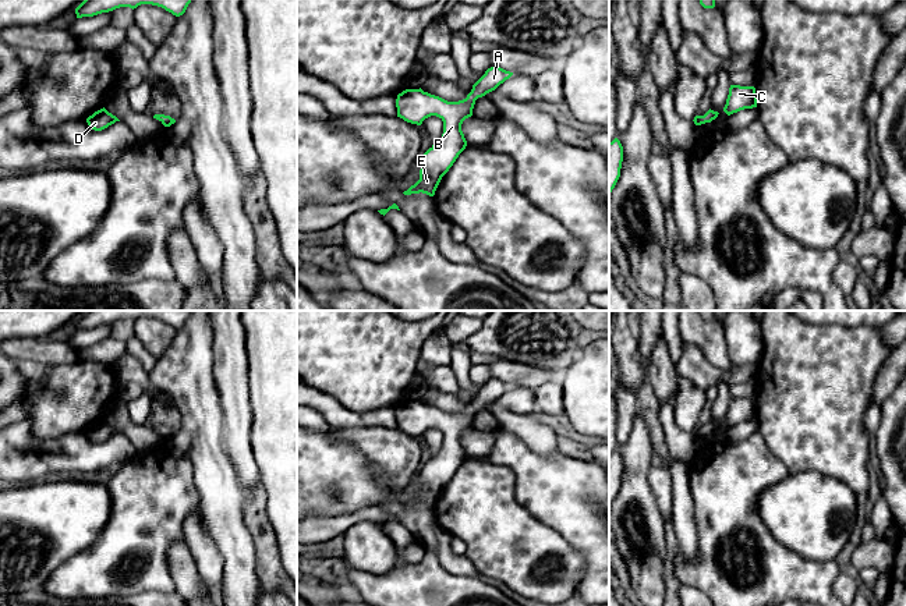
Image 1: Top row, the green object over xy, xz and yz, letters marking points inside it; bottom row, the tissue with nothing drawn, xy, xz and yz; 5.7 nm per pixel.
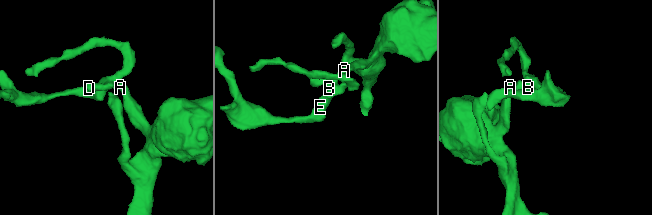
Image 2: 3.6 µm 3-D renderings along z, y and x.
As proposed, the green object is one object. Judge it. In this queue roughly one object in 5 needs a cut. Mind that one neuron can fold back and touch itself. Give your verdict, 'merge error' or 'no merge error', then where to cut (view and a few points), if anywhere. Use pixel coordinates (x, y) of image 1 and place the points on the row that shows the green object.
no merge error; no cut

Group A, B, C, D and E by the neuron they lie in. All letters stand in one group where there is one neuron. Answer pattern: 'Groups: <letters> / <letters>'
Groups: A B C D E

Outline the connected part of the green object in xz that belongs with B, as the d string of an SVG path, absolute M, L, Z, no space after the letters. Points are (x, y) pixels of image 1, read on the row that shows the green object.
M491 67L473 85L467 98L459 102L447 102L439 96L424 92L421 88L406 89L397 95L397 117L404 121L421 125L422 121L431 116L436 116L443 121L440 141L420 156L420 180L404 191L404 195L420 192L429 196L435 195L442 177L467 146L461 124L466 118L473 116L475 100L495 91L512 75L513 72L500 67Z

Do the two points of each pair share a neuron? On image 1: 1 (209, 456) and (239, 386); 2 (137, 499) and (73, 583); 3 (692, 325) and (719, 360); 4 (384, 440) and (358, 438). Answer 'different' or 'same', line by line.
1: different
2: same
3: same
4: same

